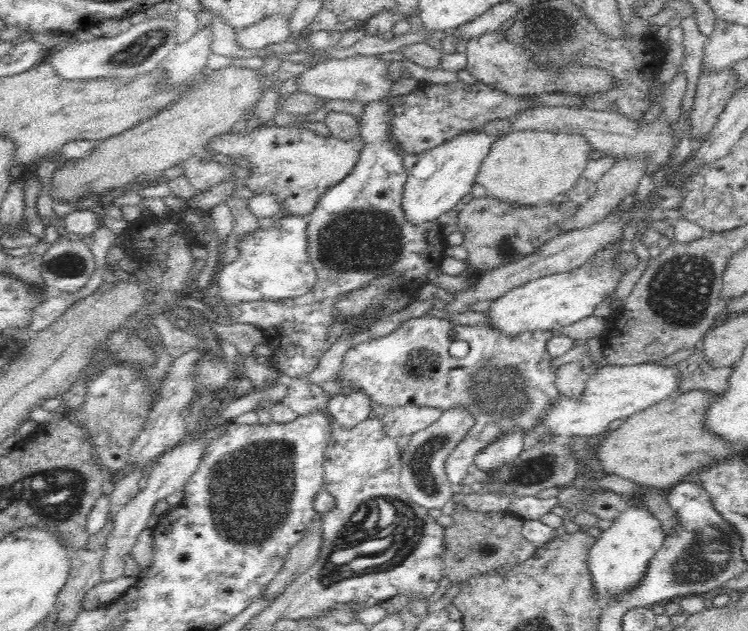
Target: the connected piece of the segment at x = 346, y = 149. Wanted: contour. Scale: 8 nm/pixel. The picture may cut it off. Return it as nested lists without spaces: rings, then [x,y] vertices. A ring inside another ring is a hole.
[[[256,123],[239,132],[219,134],[204,147],[208,152],[231,155],[232,158],[247,156],[251,176],[243,178],[246,194],[272,194],[278,200],[283,215],[303,216],[315,209],[320,196],[328,188],[340,184],[353,171],[364,145],[361,136],[356,136],[354,140],[340,140],[333,135],[324,137],[304,128]]]

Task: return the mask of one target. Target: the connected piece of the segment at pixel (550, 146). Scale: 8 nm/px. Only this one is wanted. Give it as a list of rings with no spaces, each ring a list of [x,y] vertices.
[[[513,131],[492,143],[490,152],[481,162],[475,181],[486,189],[488,196],[500,202],[517,202],[531,207],[546,204],[574,187],[588,164],[591,150],[592,146],[585,136],[547,131]]]

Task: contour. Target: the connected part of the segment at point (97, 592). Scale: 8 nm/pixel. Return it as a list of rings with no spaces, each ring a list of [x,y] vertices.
[[[122,576],[117,580],[100,583],[88,590],[86,598],[84,598],[84,609],[94,610],[94,608],[106,608],[108,604],[116,602],[120,596],[124,596],[124,592],[134,586],[140,577]]]

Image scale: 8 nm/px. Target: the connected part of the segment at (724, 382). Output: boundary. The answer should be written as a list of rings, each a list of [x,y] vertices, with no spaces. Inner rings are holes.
[[[698,351],[687,359],[677,361],[675,367],[680,373],[676,393],[702,390],[714,392],[716,395],[723,393],[728,386],[728,379],[732,374],[732,366],[712,368],[707,364],[703,352]]]

